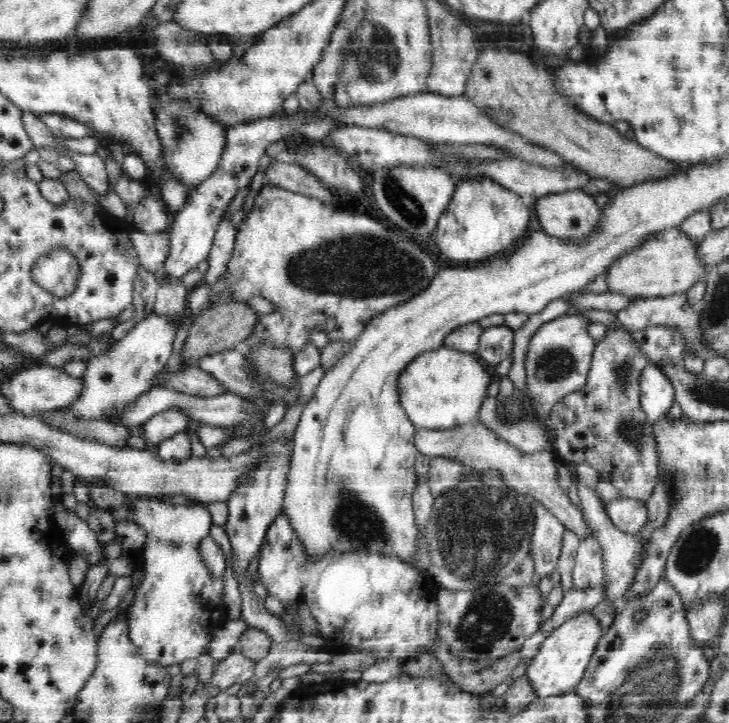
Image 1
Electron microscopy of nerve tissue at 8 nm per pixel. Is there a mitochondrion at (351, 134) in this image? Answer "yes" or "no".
no

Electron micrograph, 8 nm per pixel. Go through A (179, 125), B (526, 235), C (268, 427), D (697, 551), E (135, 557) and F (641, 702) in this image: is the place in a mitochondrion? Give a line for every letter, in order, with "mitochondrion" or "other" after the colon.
A: mitochondrion
B: other
C: other
D: mitochondrion
E: other
F: mitochondrion

